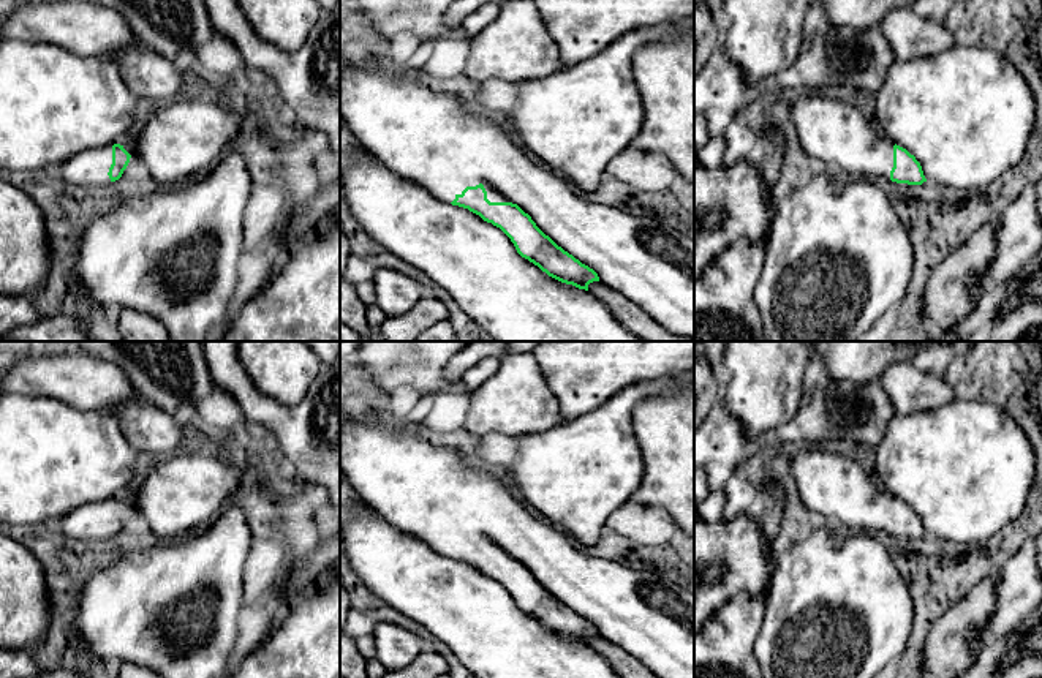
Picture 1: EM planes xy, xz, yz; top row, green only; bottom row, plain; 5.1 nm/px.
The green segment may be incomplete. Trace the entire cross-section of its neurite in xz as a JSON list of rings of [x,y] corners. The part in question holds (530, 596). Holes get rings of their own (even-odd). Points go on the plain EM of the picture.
[[[340,394],[340,411],[340,468],[362,501],[389,523],[419,537],[436,553],[468,563],[500,582],[517,607],[549,631],[585,645],[590,637],[601,635],[631,653],[659,678],[694,678],[693,591],[658,571],[631,569],[609,558],[582,553],[568,533],[533,512],[496,476],[468,466],[460,452],[435,436],[411,431],[400,424],[391,425],[397,417],[375,397],[365,397],[353,409],[346,403],[346,394]]]

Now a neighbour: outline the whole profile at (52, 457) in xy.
[[[0,395],[0,522],[57,522],[76,507],[128,495],[138,452],[108,411],[82,411],[52,397]]]

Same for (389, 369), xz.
[[[362,341],[356,351],[357,373],[376,400],[395,401],[402,394],[411,400],[422,395],[468,394],[462,381],[447,382],[446,367],[470,341]]]

